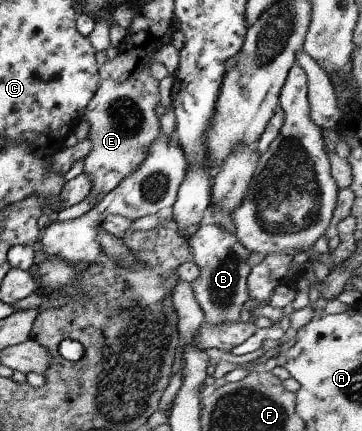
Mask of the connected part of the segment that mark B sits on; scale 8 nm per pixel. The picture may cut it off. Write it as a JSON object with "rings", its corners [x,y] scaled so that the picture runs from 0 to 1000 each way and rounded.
{"rings":[[[591,520],[552,522],[519,552],[517,564],[530,606],[550,622],[550,640],[522,661],[561,724],[561,749],[613,761],[613,752],[657,747],[669,708],[688,694],[680,647],[693,624],[685,617],[685,594],[693,585],[685,585],[649,548]]]}

